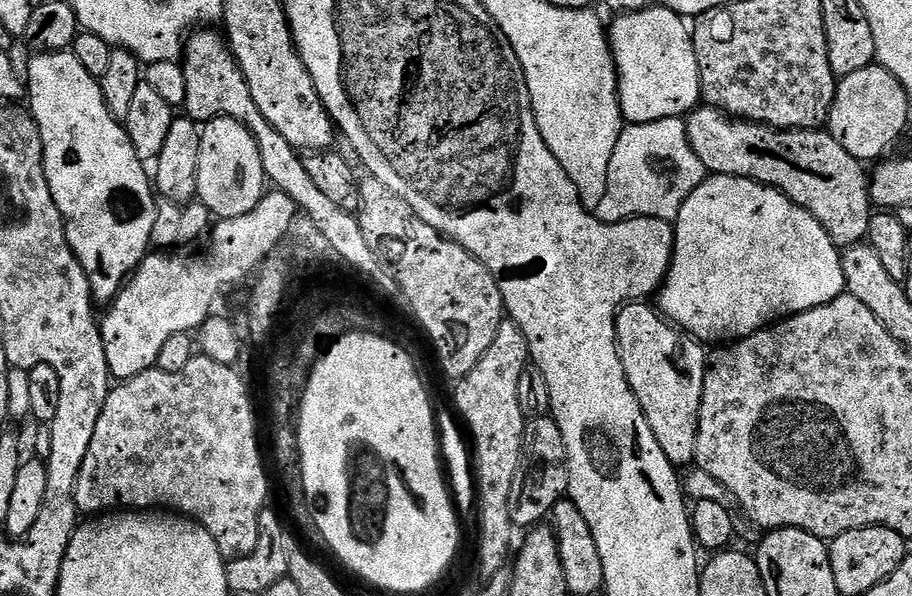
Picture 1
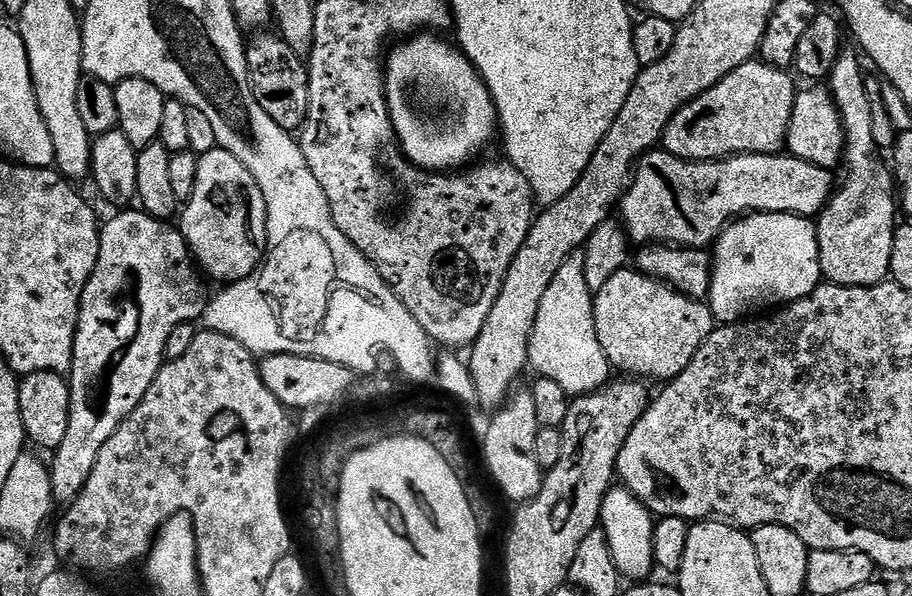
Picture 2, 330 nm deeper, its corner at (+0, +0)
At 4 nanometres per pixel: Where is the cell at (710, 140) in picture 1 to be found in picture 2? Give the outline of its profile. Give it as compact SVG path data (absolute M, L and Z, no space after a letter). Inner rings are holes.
M756 58L738 66L738 70L726 74L722 82L706 90L706 94L676 111L664 131L663 151L683 160L722 160L730 156L771 156L779 153L788 139L792 107L798 91L797 81L788 75L785 69L774 68Z

